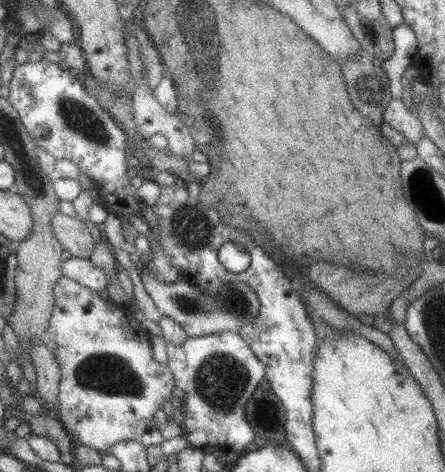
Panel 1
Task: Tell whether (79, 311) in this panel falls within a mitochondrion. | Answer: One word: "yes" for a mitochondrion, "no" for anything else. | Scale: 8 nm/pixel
no

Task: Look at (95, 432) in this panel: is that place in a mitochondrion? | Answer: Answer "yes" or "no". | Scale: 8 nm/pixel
no

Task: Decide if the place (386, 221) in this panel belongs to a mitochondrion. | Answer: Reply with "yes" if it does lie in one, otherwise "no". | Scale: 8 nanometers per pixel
no

